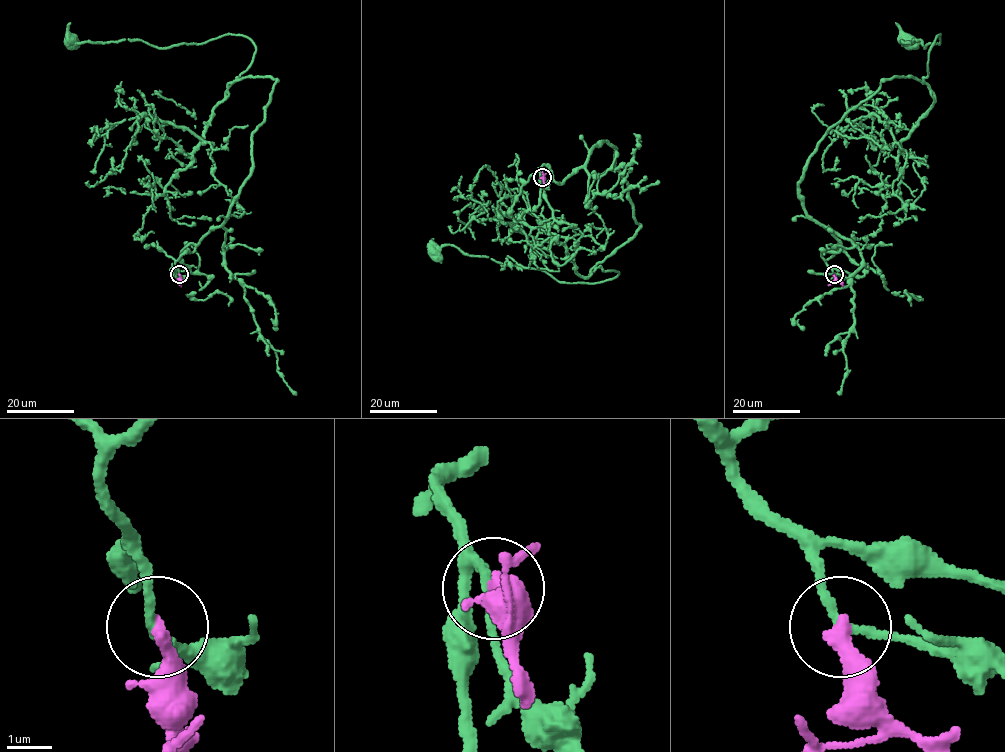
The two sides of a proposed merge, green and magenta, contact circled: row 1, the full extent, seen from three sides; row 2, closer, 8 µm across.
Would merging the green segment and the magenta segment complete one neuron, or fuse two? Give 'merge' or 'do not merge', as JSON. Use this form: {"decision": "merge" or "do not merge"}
{"decision": "do not merge"}

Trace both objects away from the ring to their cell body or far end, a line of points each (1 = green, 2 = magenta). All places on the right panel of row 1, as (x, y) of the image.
1: (834, 274), (822, 255), (840, 242), (798, 182), (881, 81), (924, 82), (940, 34), (909, 42)
2: (834, 274), (843, 286)

